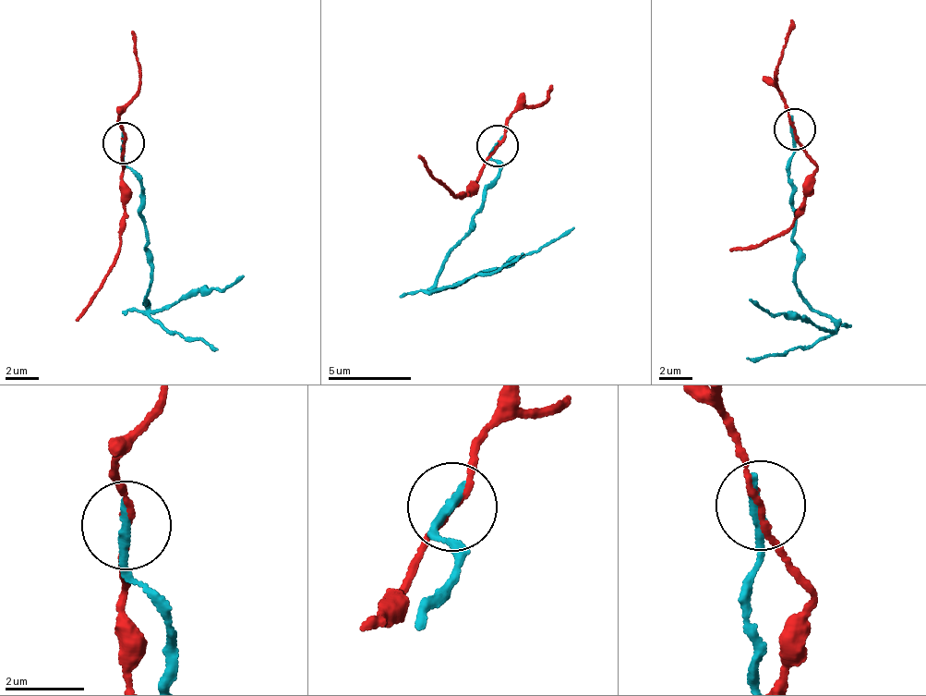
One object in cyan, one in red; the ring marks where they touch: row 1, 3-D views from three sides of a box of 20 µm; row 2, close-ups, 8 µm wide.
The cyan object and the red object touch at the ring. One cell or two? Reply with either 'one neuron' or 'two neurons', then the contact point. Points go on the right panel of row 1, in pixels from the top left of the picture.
two neurons; at (794, 128)

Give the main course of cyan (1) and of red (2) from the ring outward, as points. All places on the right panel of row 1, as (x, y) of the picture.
1: (793, 128), (793, 150), (787, 172), (798, 295), (834, 324), (831, 332), (751, 299)
2: (793, 128), (815, 167), (806, 208), (771, 238), (731, 251)

